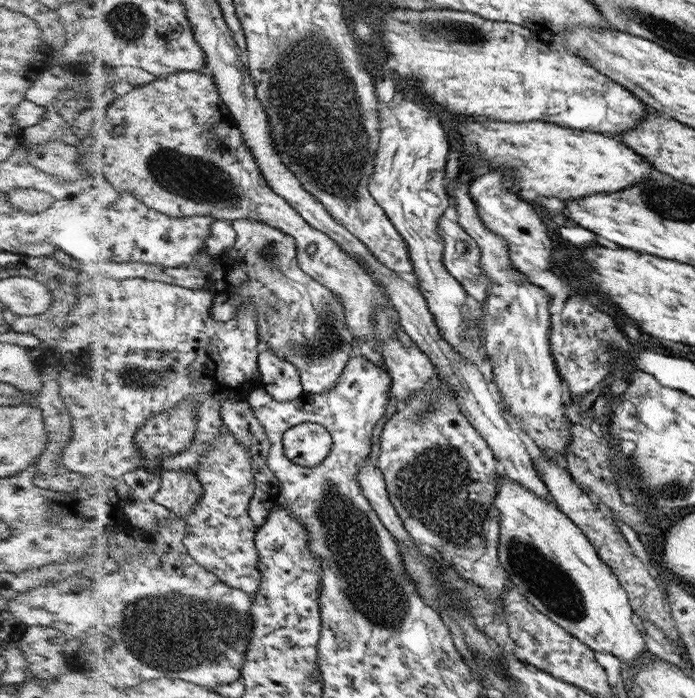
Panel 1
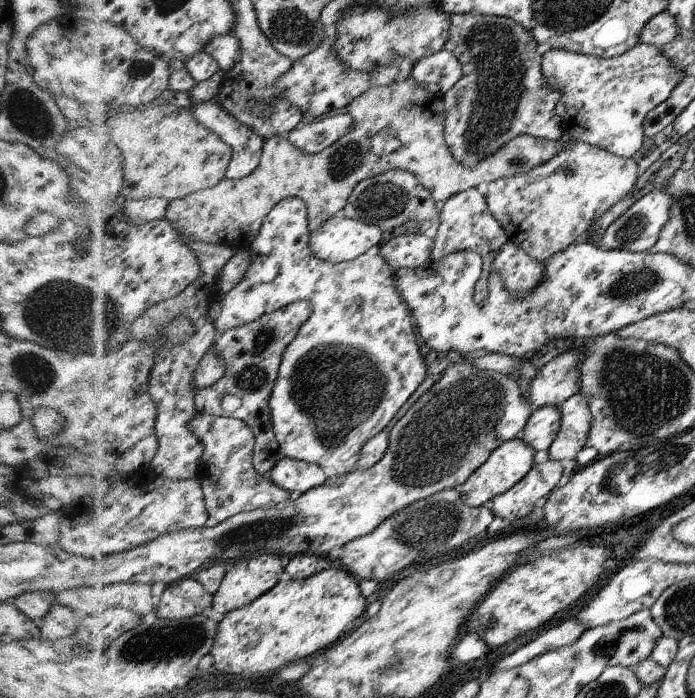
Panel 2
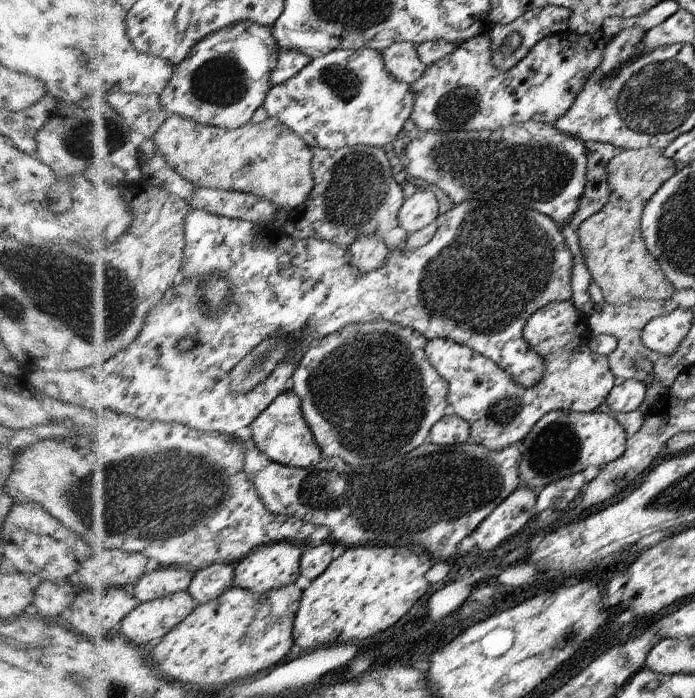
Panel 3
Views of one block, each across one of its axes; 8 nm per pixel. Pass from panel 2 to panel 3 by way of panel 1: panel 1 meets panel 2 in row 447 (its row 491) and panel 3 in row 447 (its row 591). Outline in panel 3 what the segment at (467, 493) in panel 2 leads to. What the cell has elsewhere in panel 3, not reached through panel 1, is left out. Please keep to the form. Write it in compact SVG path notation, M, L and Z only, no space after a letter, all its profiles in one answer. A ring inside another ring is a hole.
M607 410L589 413L549 412L520 441L523 486L544 488L550 482L582 473L588 466L604 467L626 452L626 439L624 427Z

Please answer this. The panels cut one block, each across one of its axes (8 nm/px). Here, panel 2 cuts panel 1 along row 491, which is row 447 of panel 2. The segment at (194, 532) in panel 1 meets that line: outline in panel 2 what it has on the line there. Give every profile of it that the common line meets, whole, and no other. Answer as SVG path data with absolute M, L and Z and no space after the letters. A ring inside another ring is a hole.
M198 414L190 424L205 446L204 458L197 474L205 488L210 526L217 526L243 512L274 508L295 498L295 494L278 486L270 476L258 472L255 464L257 433L238 417Z

